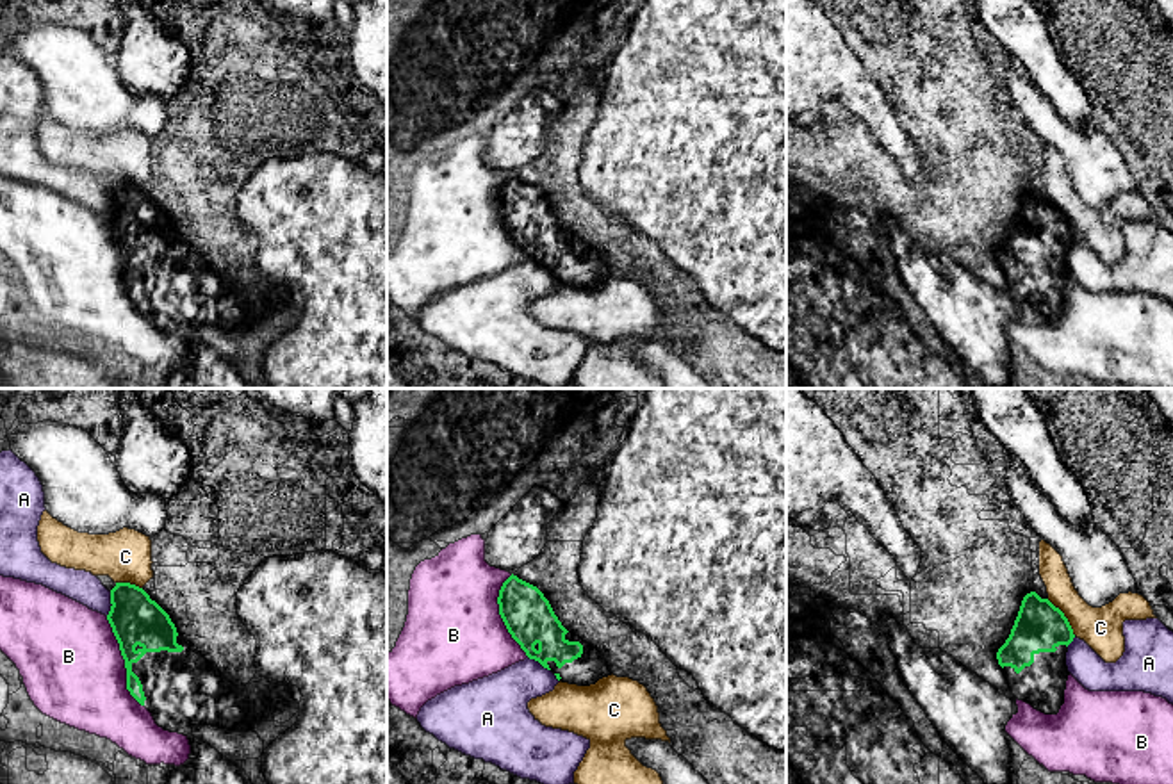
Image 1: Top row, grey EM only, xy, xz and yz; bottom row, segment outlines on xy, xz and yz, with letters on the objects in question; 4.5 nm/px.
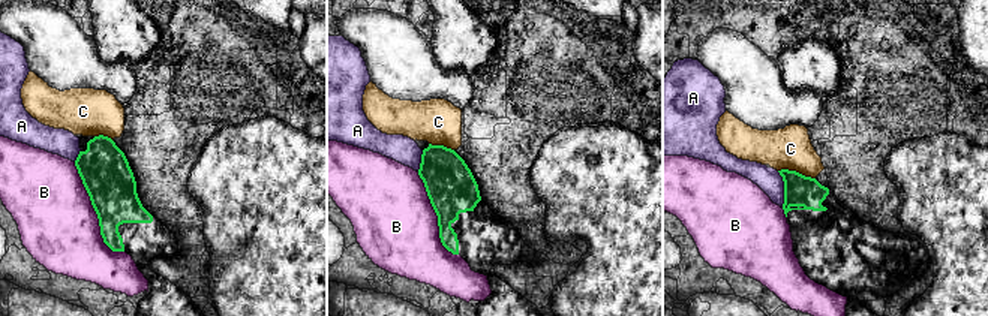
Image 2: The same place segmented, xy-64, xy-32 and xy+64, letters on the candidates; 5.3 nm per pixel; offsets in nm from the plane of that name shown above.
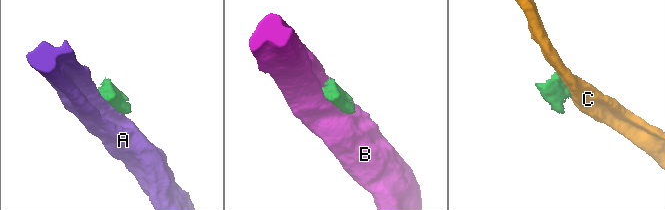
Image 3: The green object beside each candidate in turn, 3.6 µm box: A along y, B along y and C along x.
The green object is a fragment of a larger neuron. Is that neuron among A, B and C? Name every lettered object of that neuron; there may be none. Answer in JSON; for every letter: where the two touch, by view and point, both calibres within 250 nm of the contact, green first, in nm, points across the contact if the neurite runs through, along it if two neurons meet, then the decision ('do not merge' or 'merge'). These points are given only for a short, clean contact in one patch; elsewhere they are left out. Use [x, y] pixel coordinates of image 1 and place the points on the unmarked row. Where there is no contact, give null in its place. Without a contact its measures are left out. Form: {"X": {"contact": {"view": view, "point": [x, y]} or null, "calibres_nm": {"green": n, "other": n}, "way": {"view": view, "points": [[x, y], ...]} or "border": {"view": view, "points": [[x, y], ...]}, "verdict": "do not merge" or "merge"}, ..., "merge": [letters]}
{"A": {"contact": {"view": "xy", "point": [111, 204]}, "calibres_nm": {"green": 220, "other": 140}, "verdict": "do not merge"}, "B": {"contact": {"view": "xy", "point": [125, 262]}, "calibres_nm": {"green": 220, "other": 460}, "verdict": "do not merge"}, "C": {"contact": {"view": "yz", "point": [1065, 218]}, "calibres_nm": {"green": 220, "other": 190}, "verdict": "do not merge"}, "merge": []}

